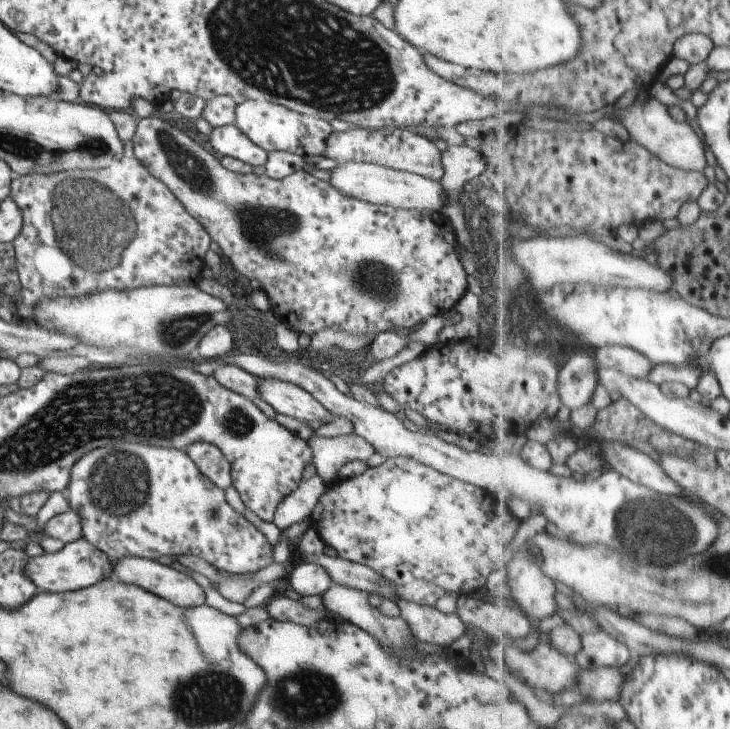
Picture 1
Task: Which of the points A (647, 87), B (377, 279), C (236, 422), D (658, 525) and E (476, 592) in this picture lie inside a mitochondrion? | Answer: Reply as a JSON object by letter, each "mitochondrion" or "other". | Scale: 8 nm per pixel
{"A":"other","B":"mitochondrion","C":"mitochondrion","D":"mitochondrion","E":"other"}

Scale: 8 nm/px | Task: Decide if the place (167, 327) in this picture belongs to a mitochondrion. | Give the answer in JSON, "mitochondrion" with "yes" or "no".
{"mitochondrion":"yes"}

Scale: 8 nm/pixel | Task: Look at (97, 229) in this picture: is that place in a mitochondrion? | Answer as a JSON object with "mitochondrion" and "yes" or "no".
{"mitochondrion":"yes"}

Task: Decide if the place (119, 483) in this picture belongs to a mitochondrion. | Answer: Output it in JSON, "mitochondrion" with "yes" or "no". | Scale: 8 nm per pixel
{"mitochondrion":"yes"}

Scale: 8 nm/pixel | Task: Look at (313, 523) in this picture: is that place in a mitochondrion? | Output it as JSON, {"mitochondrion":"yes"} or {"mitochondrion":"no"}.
{"mitochondrion":"no"}

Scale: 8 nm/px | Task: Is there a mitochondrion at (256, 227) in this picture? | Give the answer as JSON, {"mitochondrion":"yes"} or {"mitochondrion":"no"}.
{"mitochondrion":"yes"}

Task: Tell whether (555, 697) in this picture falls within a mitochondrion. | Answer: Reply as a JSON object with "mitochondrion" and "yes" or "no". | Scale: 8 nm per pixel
{"mitochondrion":"no"}

